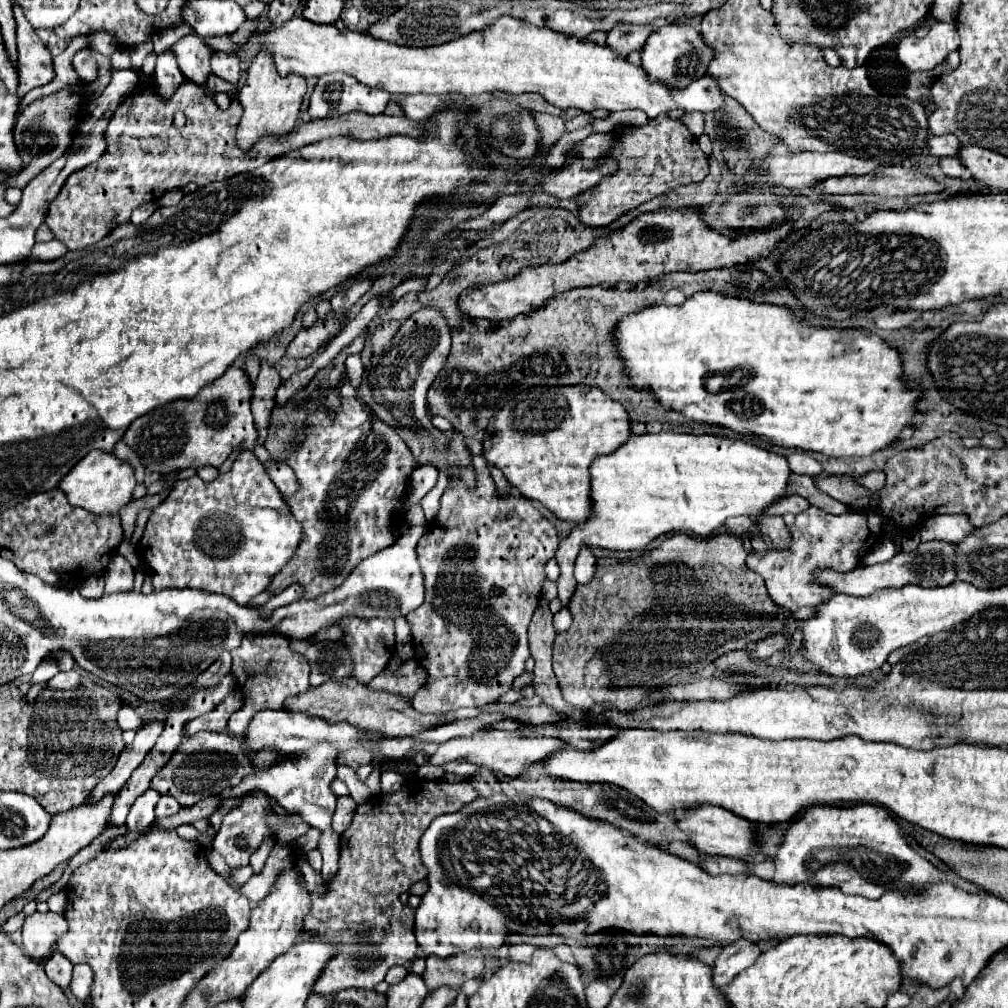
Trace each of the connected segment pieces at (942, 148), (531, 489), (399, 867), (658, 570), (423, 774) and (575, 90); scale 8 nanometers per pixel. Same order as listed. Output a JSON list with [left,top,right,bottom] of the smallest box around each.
[[927,135,961,157],[483,385,631,523],[305,783,479,945],[553,533,787,711],[419,763,445,781],[257,17,725,119]]

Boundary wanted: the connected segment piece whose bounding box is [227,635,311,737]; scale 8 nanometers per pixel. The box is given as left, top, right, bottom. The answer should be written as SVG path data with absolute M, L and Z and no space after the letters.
M245 635L245 639L241 641L241 647L237 647L237 651L233 651L233 667L231 667L245 703L243 707L231 715L229 719L229 729L235 735L245 735L247 723L249 719L263 709L283 709L283 701L291 695L297 695L299 691L307 691L309 689L309 673L311 673L311 665L307 661L307 657L291 651L289 647L289 639L281 637L281 635Z

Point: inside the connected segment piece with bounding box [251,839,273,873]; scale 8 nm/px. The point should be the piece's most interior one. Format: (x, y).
(260, 856)

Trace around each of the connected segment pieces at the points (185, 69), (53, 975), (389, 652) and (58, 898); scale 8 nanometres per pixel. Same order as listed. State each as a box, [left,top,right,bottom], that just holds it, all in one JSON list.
[[171,33,211,85],[45,953,73,989],[337,615,395,683],[47,891,67,913]]

